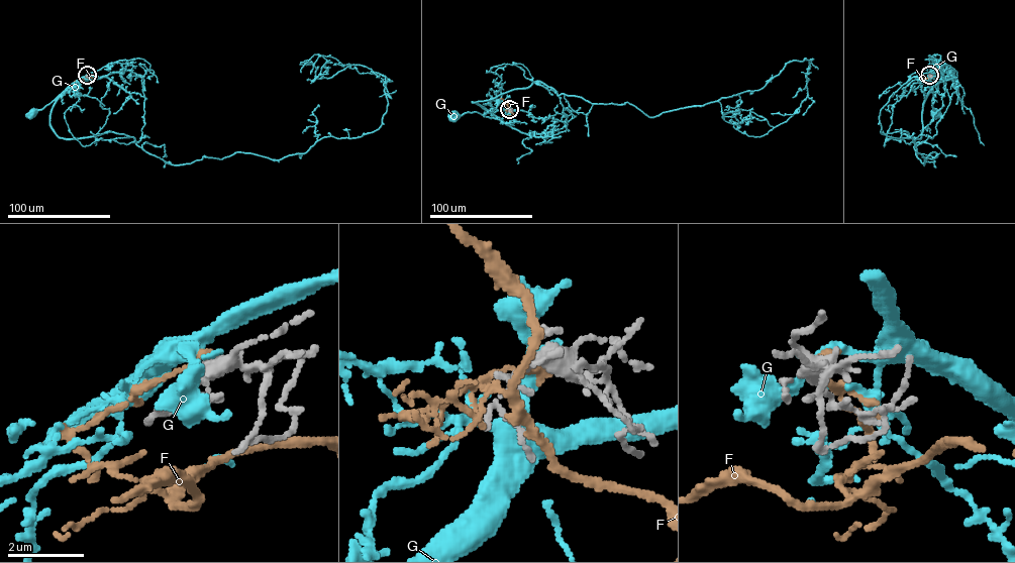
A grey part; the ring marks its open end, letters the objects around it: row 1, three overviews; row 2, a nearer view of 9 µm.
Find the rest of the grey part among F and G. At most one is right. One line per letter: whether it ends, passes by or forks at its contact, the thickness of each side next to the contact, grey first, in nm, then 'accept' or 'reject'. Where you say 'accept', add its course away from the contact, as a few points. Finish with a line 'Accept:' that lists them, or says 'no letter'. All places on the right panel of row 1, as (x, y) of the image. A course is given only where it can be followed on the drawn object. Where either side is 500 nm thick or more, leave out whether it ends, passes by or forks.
F: it ends; calibres 360 and 150 nm; reject
G: it passes by; calibres 320 and 280 nm; reject
Accept: no letter

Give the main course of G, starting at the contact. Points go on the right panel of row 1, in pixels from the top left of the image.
G: (929, 75), (938, 81), (932, 99), (935, 111)

